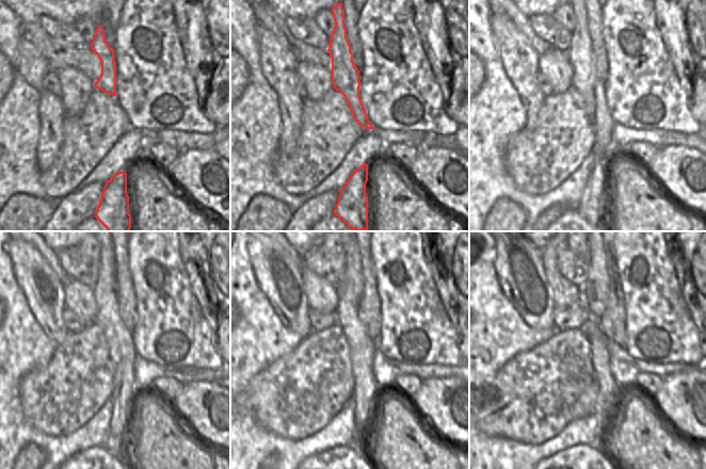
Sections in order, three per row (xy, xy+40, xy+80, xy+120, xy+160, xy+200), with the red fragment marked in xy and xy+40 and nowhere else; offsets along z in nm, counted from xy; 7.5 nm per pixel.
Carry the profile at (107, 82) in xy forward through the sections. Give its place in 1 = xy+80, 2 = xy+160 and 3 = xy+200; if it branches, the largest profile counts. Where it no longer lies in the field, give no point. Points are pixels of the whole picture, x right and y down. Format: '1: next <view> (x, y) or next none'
1: next xy+80 (584, 79)
2: next xy+160 (360, 346)
3: next xy+200 (607, 387)

